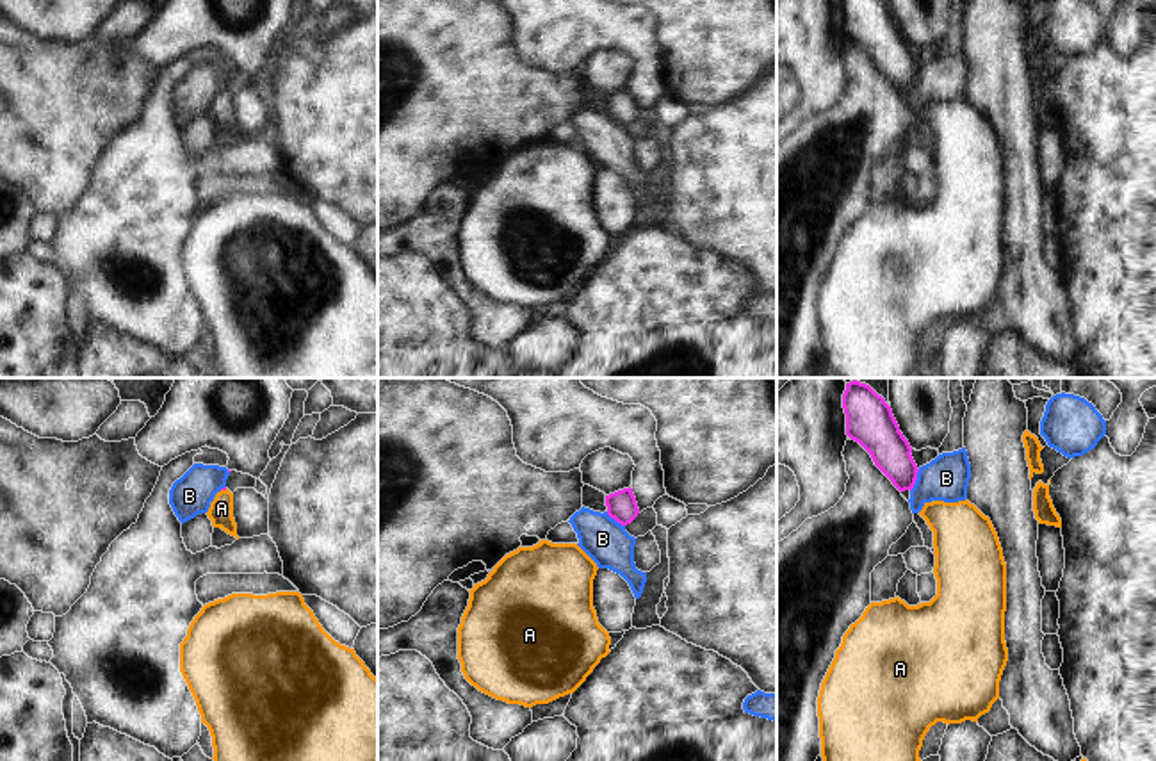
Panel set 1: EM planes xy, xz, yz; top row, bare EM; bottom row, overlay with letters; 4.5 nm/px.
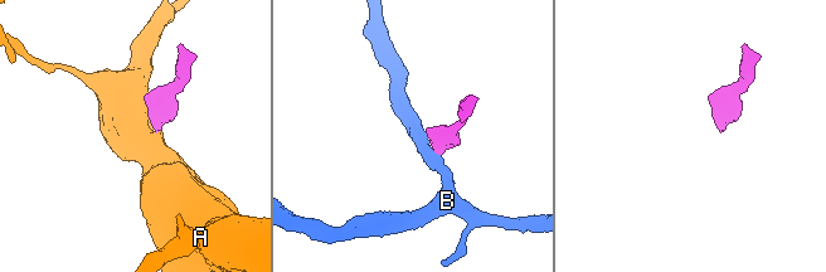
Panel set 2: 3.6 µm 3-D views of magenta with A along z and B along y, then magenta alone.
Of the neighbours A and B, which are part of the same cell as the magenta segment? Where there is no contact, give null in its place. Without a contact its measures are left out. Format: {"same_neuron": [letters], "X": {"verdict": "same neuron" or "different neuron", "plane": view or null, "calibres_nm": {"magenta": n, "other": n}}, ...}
{"same_neuron": ["A"], "A": {"verdict": "same neuron", "plane": "xy", "calibres_nm": {"magenta": 20, "other": 110}}, "B": {"verdict": "different neuron", "plane": "yz", "calibres_nm": {"magenta": 180, "other": 200}}}

